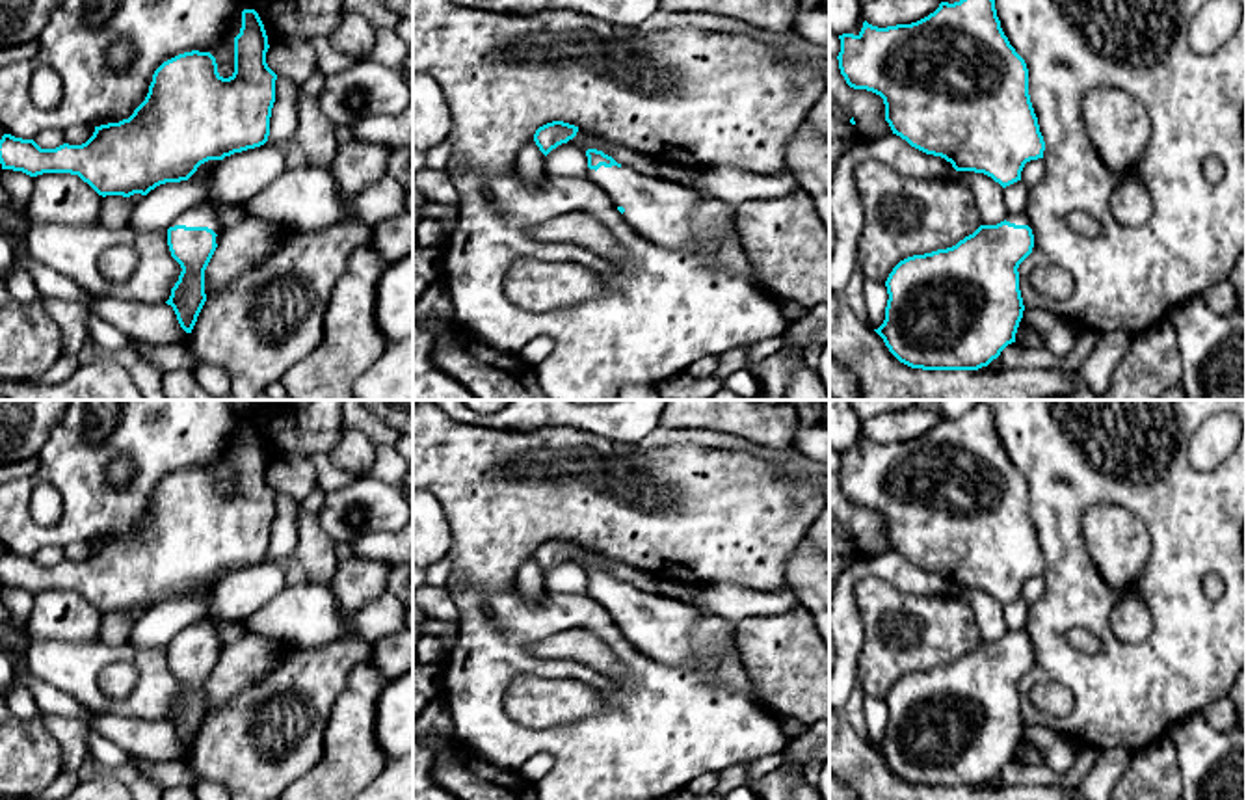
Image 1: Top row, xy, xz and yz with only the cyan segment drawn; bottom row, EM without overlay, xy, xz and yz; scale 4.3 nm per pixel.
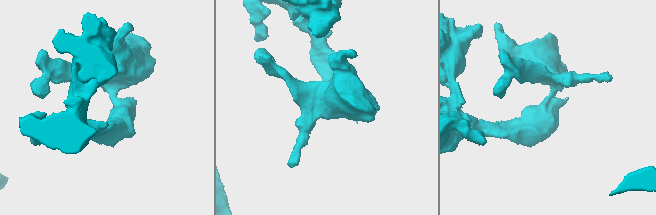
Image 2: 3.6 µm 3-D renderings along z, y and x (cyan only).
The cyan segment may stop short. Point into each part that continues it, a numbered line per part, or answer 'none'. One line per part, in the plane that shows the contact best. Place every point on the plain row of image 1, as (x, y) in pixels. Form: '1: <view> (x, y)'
1: xy (203, 631)

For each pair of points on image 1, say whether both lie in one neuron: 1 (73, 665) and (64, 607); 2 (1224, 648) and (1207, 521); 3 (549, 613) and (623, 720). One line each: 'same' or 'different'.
1: different
2: same
3: same

